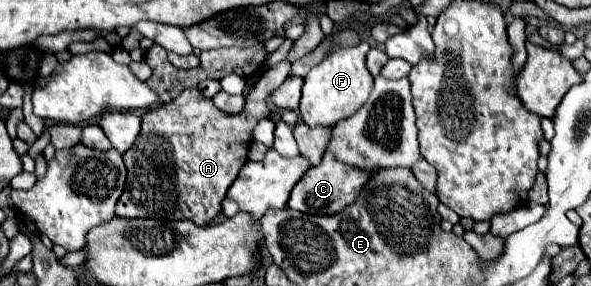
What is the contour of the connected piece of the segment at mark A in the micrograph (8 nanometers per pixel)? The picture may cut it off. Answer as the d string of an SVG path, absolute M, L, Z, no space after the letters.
M283 59L275 67L267 69L247 93L245 109L239 115L225 115L223 111L217 111L213 101L203 97L199 89L185 89L175 101L161 105L163 109L159 107L145 113L137 143L123 155L129 175L127 175L125 191L117 201L115 215L123 219L147 217L147 219L167 219L167 221L191 219L197 225L211 223L211 219L221 213L221 201L229 185L235 181L239 169L247 161L247 151L253 141L251 133L255 125L269 115L269 107L267 107L269 93L275 91L289 77L289 73L291 73L289 59Z

